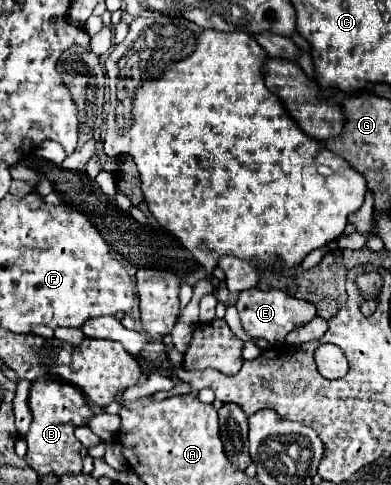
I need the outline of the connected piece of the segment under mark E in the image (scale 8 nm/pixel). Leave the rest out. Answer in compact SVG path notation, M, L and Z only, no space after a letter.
M251 290L249 294L239 294L239 300L235 302L235 306L239 310L239 318L245 332L253 338L263 338L269 344L283 344L285 336L291 330L309 324L317 316L317 308L311 302L293 298L281 290L267 290L267 292Z

